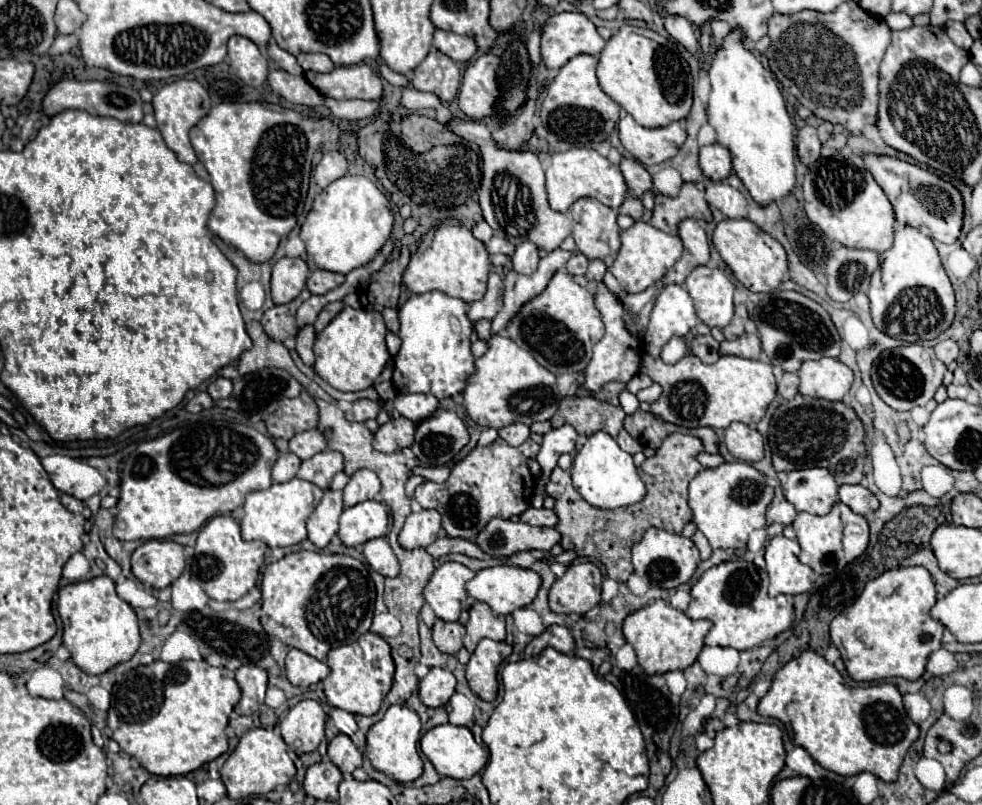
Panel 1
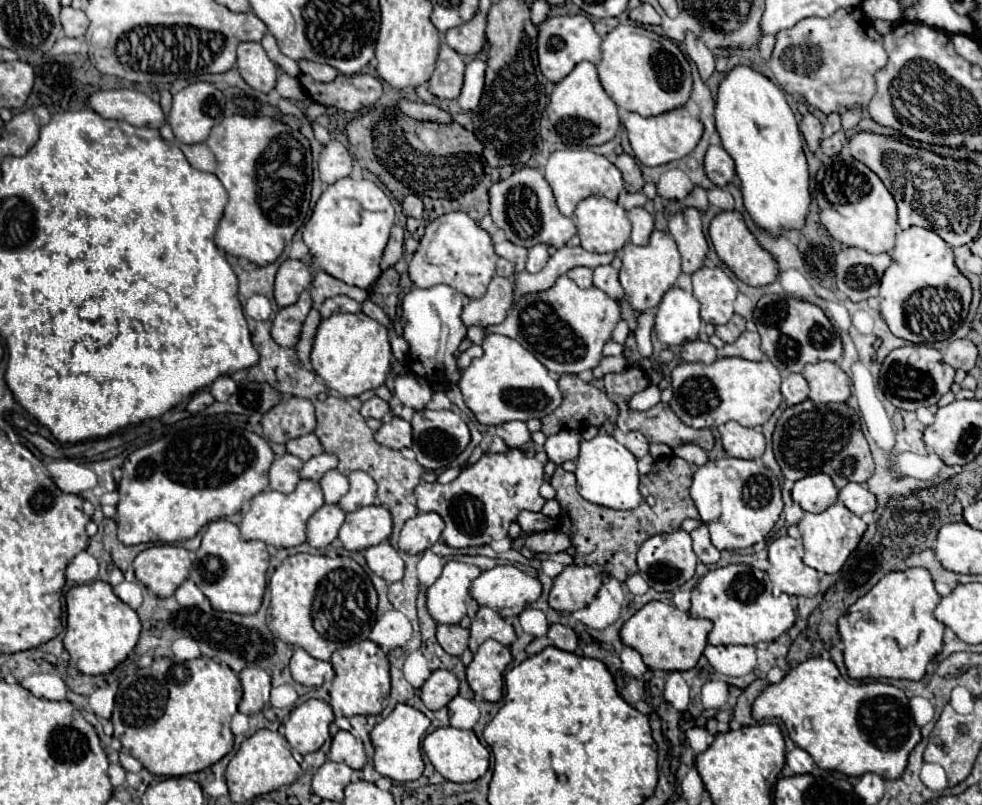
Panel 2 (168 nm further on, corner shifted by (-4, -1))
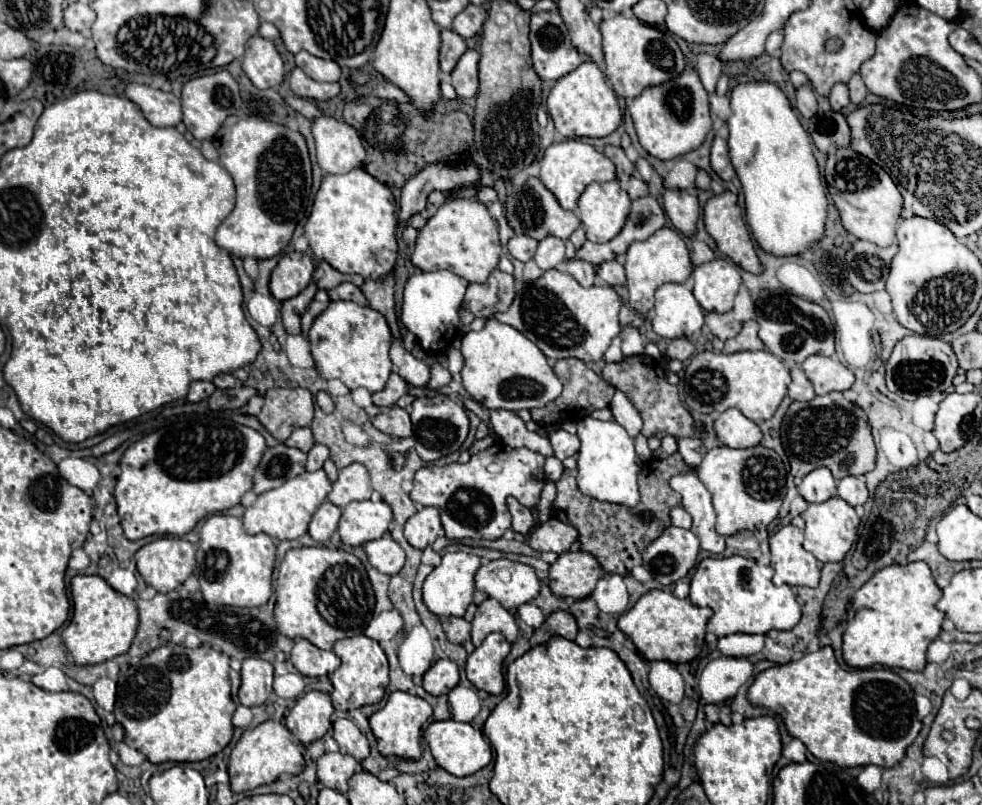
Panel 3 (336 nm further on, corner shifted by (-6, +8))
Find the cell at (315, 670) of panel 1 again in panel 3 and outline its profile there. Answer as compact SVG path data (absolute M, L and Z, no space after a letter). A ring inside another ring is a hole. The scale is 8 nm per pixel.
M303 638L295 642L291 650L291 662L303 676L311 676L311 678L331 674L339 666L339 658L333 652L321 650Z

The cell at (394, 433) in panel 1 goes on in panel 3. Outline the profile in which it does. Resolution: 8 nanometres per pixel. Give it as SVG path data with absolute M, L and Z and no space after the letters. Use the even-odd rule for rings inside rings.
M393 406L387 412L377 414L371 422L377 430L381 430L393 438L407 438L413 434L409 414L407 414L407 410L403 410L399 406Z

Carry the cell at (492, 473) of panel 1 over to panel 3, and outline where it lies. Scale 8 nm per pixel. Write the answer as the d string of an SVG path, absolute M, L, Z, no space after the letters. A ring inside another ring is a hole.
M503 442L489 446L465 464L453 462L447 466L421 468L415 474L411 500L421 506L435 506L441 512L441 524L449 540L459 538L487 538L497 540L507 528L511 528L511 514L505 506L505 498L517 498L525 508L533 508L539 502L539 494L545 486L543 474L545 456L529 448L511 448Z

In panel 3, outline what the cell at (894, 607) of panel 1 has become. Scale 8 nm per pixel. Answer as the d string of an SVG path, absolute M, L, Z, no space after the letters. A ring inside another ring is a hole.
M909 562L907 566L885 566L875 572L869 582L865 582L851 600L851 616L847 620L847 630L843 634L843 658L851 668L869 668L869 666L887 666L887 668L905 668L919 672L925 668L927 646L939 636L945 614L935 608L941 598L941 588L935 584L931 570L925 562Z

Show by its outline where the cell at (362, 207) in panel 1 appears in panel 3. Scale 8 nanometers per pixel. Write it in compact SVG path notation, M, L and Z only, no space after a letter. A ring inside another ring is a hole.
M355 168L347 174L327 174L323 178L305 224L305 238L313 254L327 260L335 270L377 280L395 266L395 230L395 198L391 190L363 168Z

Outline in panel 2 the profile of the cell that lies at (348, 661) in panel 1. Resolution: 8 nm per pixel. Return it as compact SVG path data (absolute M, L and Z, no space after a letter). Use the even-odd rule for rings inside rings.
M369 639L337 649L331 657L335 679L331 685L331 707L335 717L353 715L379 715L383 711L383 701L389 695L389 661L381 647Z

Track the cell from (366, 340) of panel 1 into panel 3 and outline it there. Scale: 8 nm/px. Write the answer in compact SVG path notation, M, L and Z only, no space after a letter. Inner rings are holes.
M331 302L325 312L321 312L309 330L311 354L315 368L323 378L339 378L349 390L359 386L369 392L379 392L389 380L391 360L391 332L383 314L369 306L359 306L355 302Z

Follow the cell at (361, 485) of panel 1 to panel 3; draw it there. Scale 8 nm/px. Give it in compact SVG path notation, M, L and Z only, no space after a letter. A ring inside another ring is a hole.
M351 464L339 470L339 478L333 482L333 490L329 492L327 500L343 508L353 500L369 500L371 492L373 490L367 468L363 464Z

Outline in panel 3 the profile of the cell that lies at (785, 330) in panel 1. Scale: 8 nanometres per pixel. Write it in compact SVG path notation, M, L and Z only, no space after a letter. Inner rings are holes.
M763 290L755 302L755 320L759 324L759 338L767 346L767 350L781 360L795 360L803 362L811 354L833 356L835 354L835 338L833 338L833 324L827 312L815 304L801 300L783 290Z

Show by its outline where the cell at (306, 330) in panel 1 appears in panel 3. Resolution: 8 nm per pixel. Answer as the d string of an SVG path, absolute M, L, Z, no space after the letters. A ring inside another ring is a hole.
M317 290L315 298L313 298L313 302L311 302L311 306L305 310L305 314L303 314L303 318L301 318L303 336L307 336L307 332L309 332L311 324L313 324L313 320L327 308L327 304L329 304L329 294L327 294L325 290Z

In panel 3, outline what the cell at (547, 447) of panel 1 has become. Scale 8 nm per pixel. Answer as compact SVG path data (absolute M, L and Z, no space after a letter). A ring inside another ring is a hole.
M561 428L549 434L549 442L551 442L553 452L559 460L565 460L565 458L575 456L579 452L579 438L575 434L561 430Z

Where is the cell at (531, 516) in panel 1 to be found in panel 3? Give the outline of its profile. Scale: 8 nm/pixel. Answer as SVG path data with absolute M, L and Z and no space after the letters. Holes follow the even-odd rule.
M507 498L507 510L511 514L511 528L519 534L527 534L531 530L531 524L533 524L531 510L521 506L515 498Z

